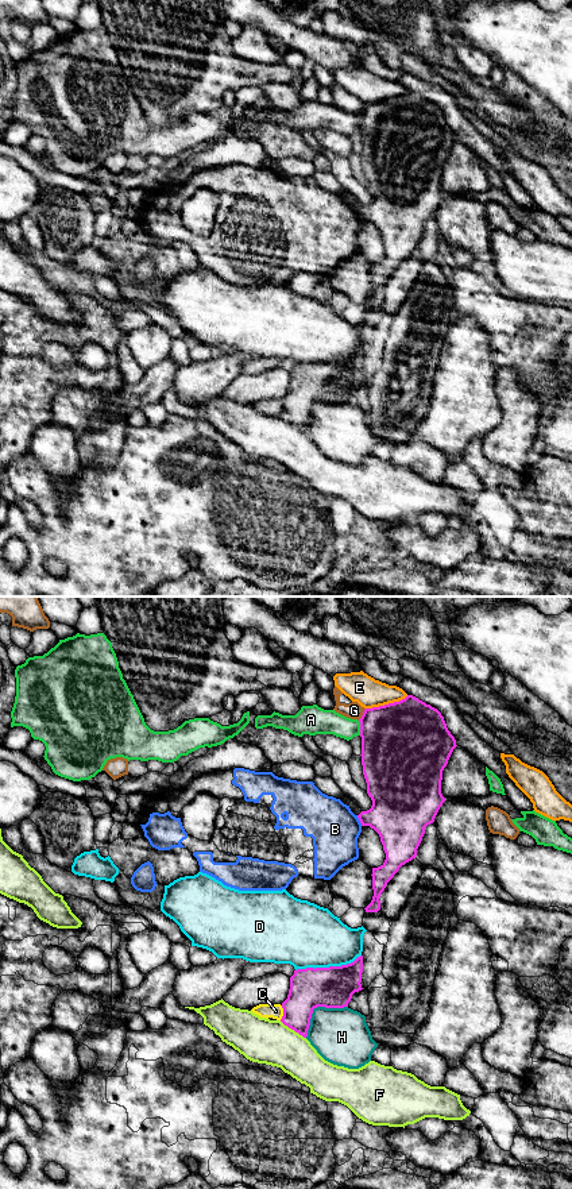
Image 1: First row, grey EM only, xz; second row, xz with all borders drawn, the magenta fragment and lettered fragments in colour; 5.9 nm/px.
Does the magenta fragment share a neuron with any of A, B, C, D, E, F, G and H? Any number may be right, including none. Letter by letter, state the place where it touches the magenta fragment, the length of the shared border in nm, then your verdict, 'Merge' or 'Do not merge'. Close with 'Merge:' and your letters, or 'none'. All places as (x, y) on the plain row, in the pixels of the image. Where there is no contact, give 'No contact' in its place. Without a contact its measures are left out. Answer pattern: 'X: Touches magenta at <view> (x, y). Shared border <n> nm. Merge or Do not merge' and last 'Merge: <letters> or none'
A: Touches magenta at xz (360, 123). Shared border 90 nm. Do not merge
B: Touches magenta at xz (359, 215). Shared border 70 nm. Do not merge
C: Touches magenta at xz (283, 408). Shared border 90 nm. Do not merge
D: Touches magenta at xz (329, 362). Shared border 400 nm. Do not merge
E: Touches magenta at xz (386, 100). Shared border 260 nm. Do not merge
F: Touches magenta at xz (293, 424). Shared border 190 nm. Do not merge
G: Touches magenta at xz (363, 109). Shared border 90 nm. Do not merge
H: Touches magenta at xz (316, 402). Shared border 320 nm. Do not merge
Merge: none

